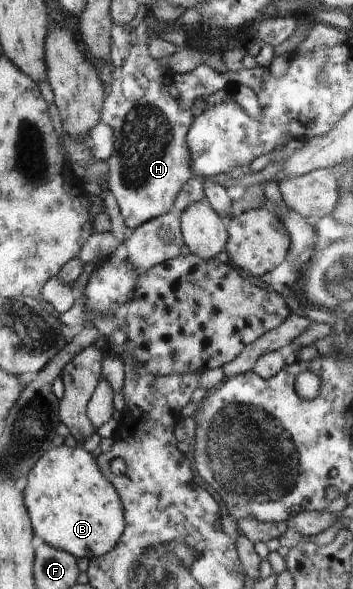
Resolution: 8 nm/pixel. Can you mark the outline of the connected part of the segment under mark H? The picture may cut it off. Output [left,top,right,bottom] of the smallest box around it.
[100,32,195,230]

